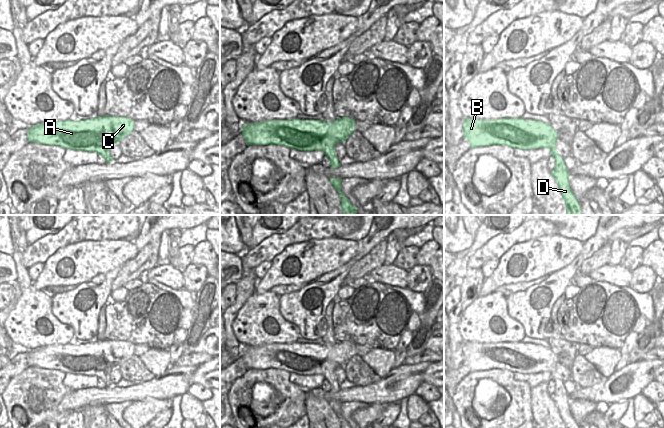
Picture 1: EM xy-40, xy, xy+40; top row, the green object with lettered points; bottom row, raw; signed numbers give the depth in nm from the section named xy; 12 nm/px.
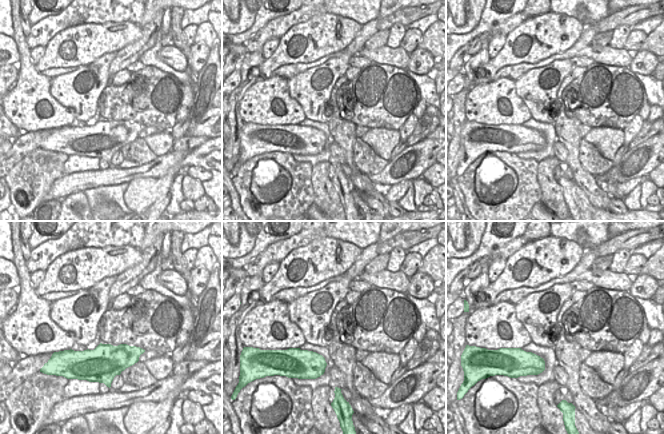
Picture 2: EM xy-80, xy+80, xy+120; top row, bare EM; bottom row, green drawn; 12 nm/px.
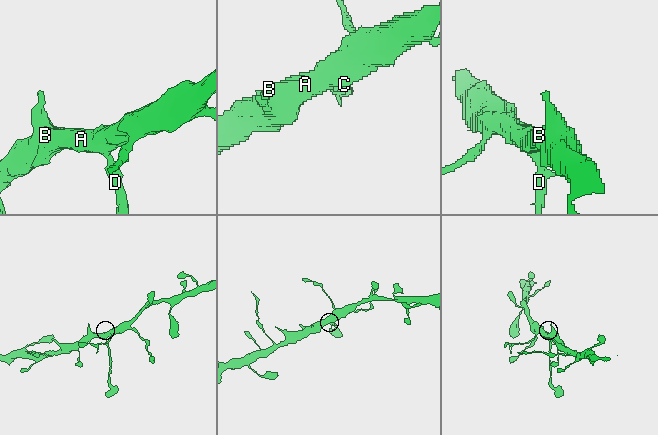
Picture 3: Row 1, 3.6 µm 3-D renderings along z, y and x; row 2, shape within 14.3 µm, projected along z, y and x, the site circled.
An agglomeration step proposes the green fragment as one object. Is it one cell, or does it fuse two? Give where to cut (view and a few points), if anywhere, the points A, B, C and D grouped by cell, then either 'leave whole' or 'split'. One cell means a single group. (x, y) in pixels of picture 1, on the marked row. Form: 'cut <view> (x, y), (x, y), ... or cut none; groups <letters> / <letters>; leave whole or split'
cut none; groups A B C D; leave whole

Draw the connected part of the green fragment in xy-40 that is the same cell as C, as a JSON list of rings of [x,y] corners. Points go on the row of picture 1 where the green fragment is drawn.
[[[103,116],[72,121],[49,121],[27,131],[28,142],[64,149],[96,152],[106,163],[113,162],[110,149],[134,131],[135,121],[127,117]]]

